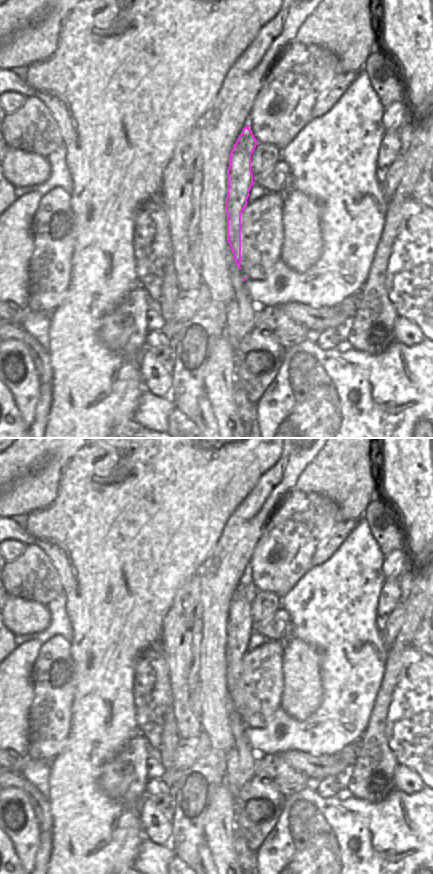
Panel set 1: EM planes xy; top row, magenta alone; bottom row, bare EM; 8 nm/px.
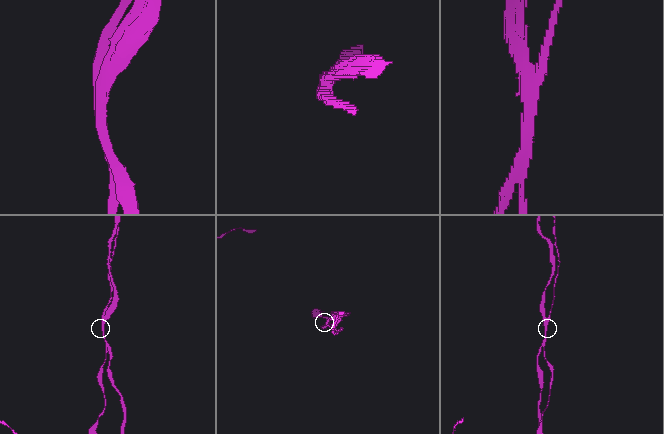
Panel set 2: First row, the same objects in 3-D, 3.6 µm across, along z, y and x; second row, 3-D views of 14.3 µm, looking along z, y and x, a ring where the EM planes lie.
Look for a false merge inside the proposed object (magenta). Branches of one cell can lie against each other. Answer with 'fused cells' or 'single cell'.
fused cells

